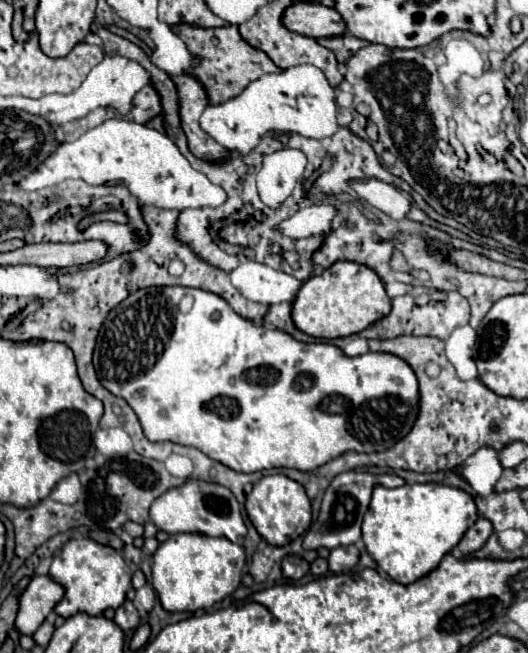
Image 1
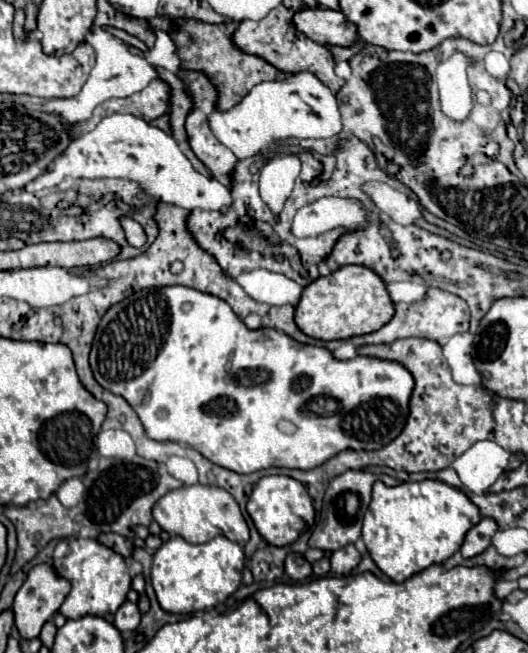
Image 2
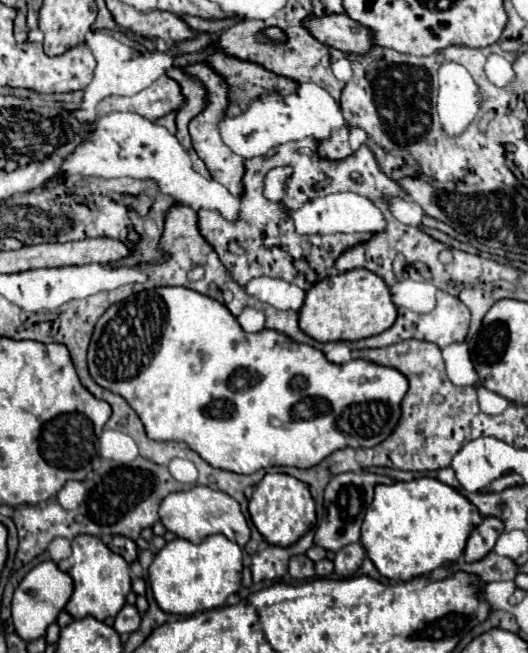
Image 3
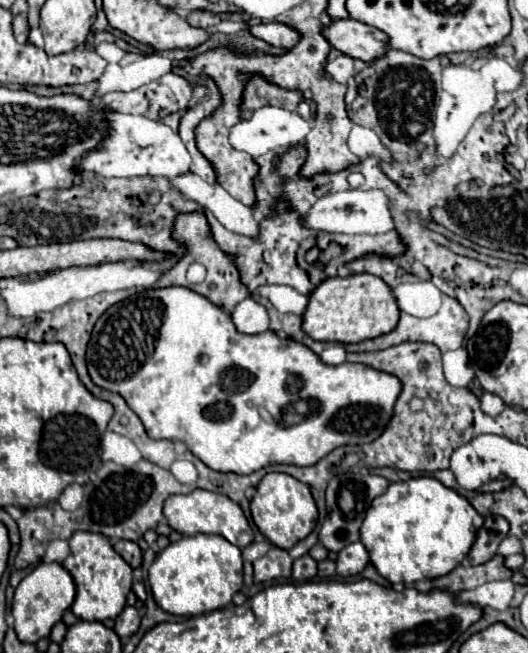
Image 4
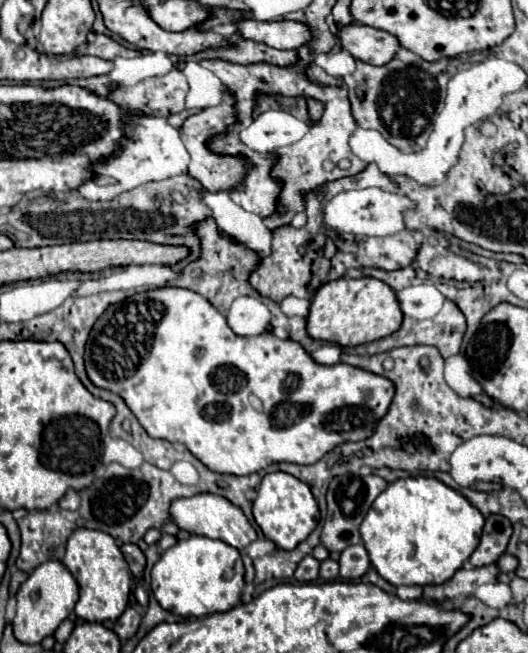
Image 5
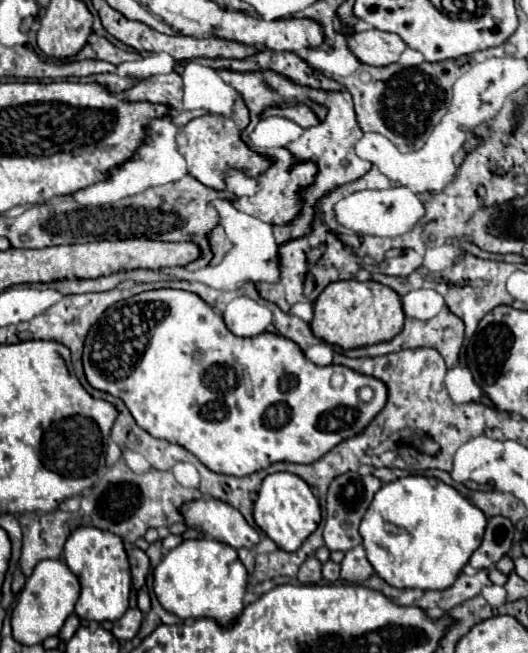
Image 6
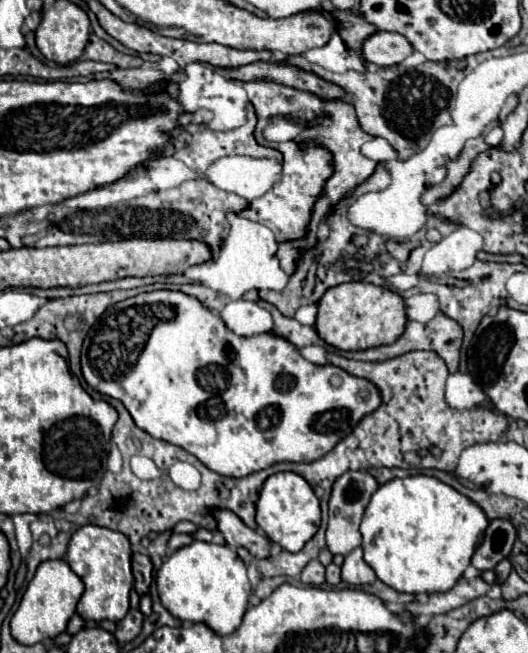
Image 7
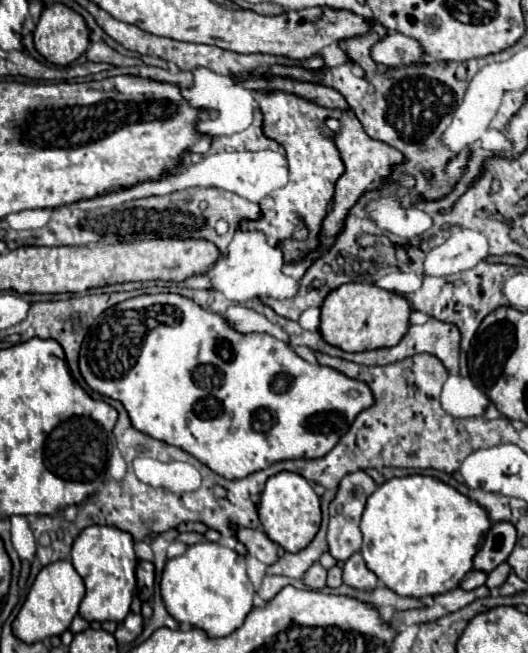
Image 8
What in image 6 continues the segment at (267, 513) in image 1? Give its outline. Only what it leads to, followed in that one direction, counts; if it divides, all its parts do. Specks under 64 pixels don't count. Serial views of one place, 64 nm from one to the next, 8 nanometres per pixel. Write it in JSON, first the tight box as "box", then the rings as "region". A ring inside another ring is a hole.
{"box":[254,472,320,552],"region":[[[276,472],[266,476],[262,482],[258,500],[254,502],[254,522],[282,550],[296,552],[296,548],[300,548],[300,544],[304,544],[304,540],[318,528],[320,504],[310,486],[300,476],[290,472]]]}

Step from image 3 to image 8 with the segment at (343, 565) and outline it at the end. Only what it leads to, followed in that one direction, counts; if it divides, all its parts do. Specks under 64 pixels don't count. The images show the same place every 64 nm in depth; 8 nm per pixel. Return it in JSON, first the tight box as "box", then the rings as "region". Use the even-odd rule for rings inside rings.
{"box":[344,554,378,590],"region":[[[354,554],[344,564],[344,584],[356,590],[374,590],[378,586],[378,576],[366,568],[362,554]]]}

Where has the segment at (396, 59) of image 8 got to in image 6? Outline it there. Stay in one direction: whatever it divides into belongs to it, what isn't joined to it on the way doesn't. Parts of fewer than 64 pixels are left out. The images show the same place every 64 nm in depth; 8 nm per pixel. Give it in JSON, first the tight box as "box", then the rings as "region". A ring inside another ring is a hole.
{"box":[346,28,408,66],"region":[[[376,28],[346,36],[356,58],[368,66],[388,66],[398,62],[400,54],[408,48],[400,36]]]}

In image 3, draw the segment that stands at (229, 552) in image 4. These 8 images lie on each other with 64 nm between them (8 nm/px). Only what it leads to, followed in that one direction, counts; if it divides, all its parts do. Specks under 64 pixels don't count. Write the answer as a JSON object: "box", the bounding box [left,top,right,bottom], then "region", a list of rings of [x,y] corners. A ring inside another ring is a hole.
{"box":[148,534,242,616],"region":[[[222,534],[206,536],[200,544],[176,538],[156,552],[154,562],[148,570],[150,586],[158,606],[164,612],[190,616],[220,608],[228,596],[238,592],[242,582],[242,548]]]}

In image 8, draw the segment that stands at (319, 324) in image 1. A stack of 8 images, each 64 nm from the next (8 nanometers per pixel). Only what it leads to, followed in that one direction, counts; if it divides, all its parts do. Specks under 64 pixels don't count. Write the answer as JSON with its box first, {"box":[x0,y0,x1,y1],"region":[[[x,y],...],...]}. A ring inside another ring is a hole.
{"box":[320,284,412,352],"region":[[[342,284],[326,296],[320,310],[322,338],[332,346],[342,348],[344,352],[364,352],[396,346],[404,338],[404,332],[408,332],[412,314],[412,308],[404,296],[382,290],[374,284]]]}

